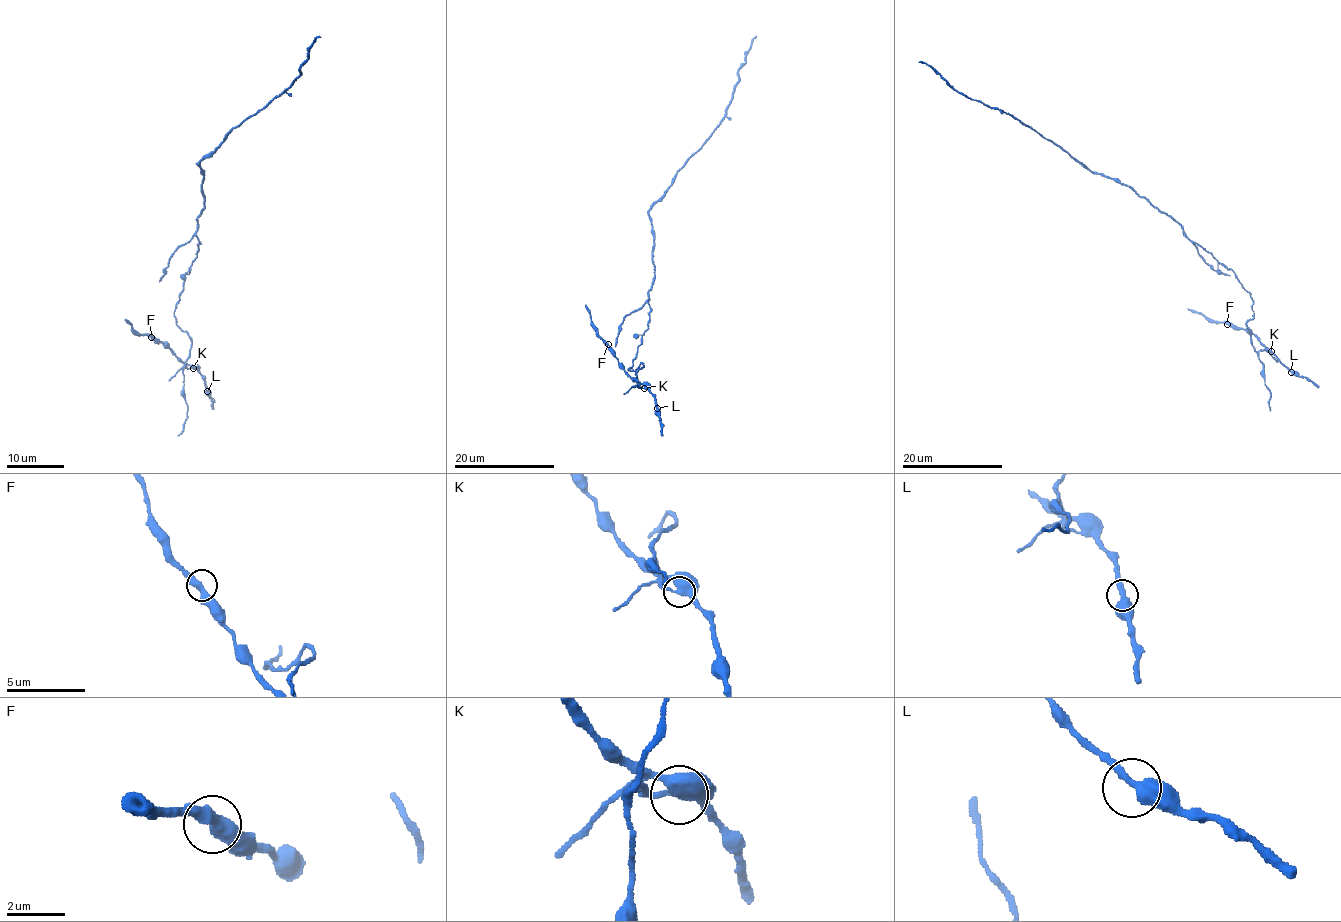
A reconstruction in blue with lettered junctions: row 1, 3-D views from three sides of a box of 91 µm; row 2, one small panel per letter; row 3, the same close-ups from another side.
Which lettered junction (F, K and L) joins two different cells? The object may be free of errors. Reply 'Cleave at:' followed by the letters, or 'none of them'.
Cleave at: K

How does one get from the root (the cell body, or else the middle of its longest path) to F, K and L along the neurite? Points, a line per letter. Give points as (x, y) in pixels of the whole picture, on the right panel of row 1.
F: (1159, 209), (1234, 273), (1253, 302), (1250, 343), (1264, 348), (1253, 334), (1227, 324)
K: (1159, 209), (1234, 273), (1253, 302), (1253, 317), (1247, 323), (1250, 343), (1257, 351), (1271, 352)
L: (1159, 209), (1234, 273), (1253, 302), (1253, 317), (1247, 323), (1252, 346), (1257, 351), (1268, 349), (1291, 372)

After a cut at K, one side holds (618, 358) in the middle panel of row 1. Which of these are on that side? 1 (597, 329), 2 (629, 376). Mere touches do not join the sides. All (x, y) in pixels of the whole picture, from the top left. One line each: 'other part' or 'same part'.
1: same part
2: same part

